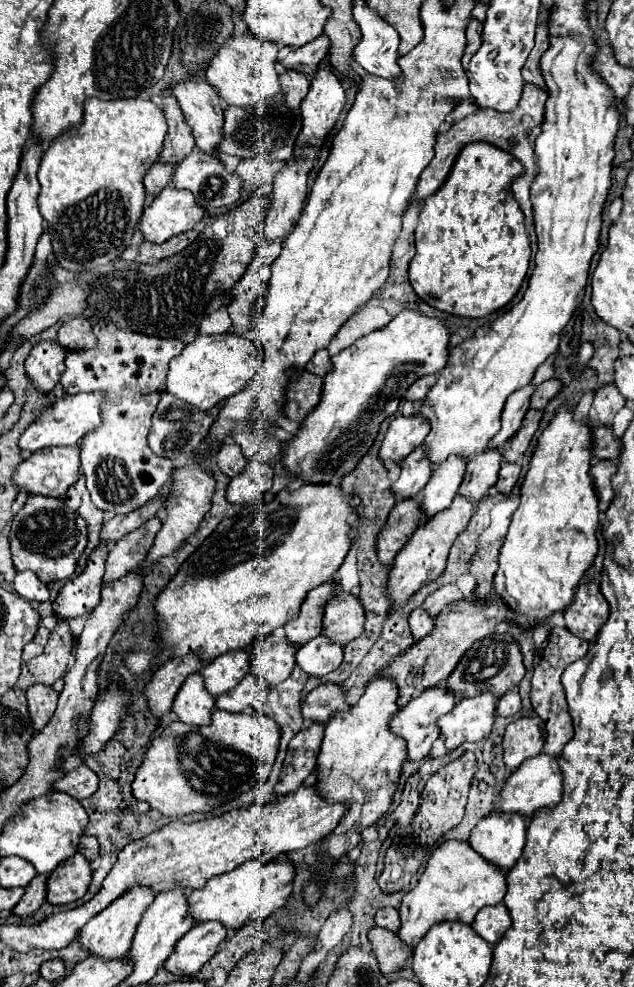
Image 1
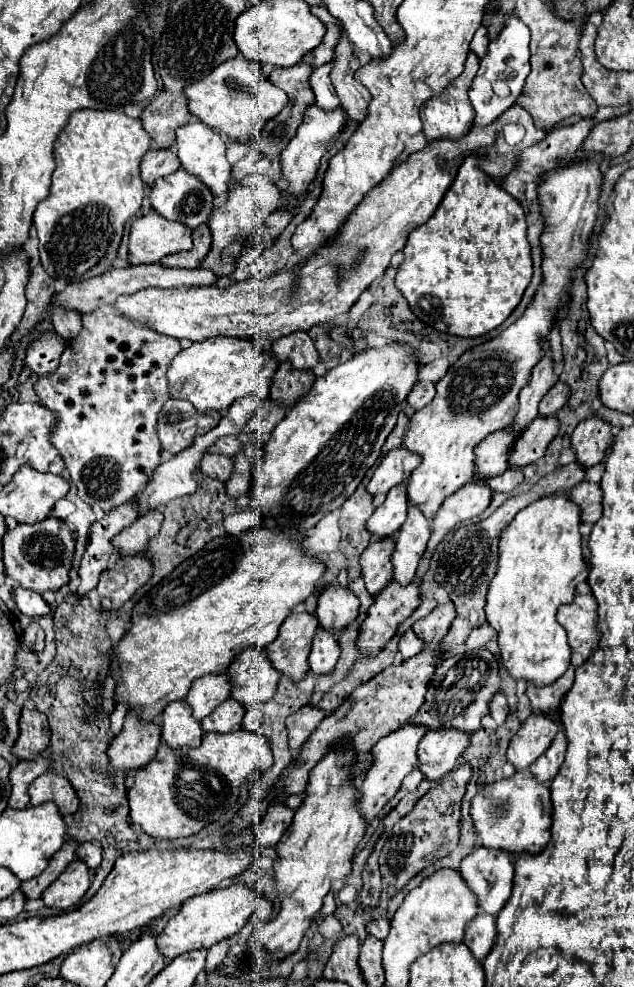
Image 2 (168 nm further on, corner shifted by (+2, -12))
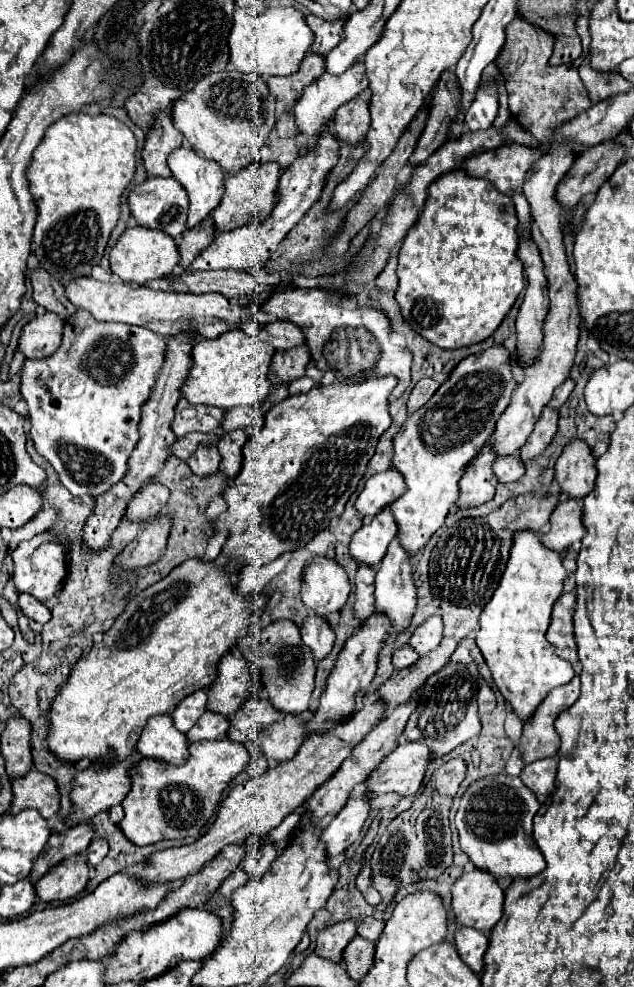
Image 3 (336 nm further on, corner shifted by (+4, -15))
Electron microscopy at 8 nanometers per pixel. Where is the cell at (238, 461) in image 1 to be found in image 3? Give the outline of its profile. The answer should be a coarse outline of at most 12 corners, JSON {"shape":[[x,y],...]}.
{"shape":[[199,447],[187,463],[195,475],[219,471],[217,447]]}

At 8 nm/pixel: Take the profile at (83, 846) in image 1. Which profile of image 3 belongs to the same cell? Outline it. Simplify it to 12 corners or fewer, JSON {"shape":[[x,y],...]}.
{"shape":[[93,839],[85,851],[89,865],[107,855],[107,841]]}

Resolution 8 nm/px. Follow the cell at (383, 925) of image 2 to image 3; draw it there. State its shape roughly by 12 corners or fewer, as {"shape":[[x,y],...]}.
{"shape":[[365,917],[357,933],[363,939],[379,941],[385,921]]}

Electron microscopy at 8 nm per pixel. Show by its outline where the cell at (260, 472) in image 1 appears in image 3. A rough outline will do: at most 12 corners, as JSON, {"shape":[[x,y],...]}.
{"shape":[[245,431],[221,437],[221,473],[235,479],[241,471]]}

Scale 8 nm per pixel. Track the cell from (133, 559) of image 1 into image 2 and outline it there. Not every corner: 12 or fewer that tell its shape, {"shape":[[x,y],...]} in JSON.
{"shape":[[149,510],[115,536],[121,556],[145,552],[163,514]]}

